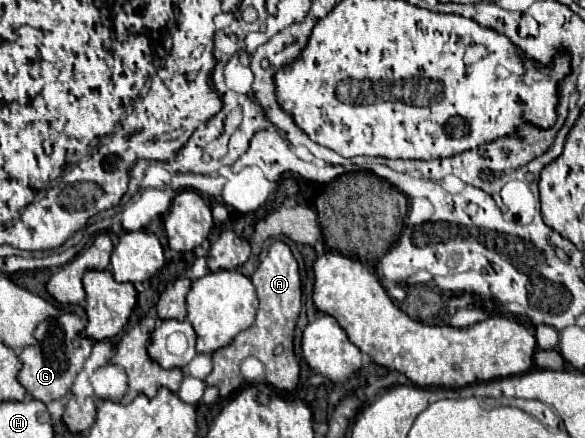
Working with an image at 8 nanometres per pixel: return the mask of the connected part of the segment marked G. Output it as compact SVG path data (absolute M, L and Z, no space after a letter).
M62 312L60 316L38 324L38 328L34 330L34 338L38 340L38 344L26 346L18 356L22 362L18 382L32 394L34 400L48 404L52 400L64 398L70 392L70 386L82 370L84 360L88 358L94 342L88 336L84 336L84 324L72 312Z

